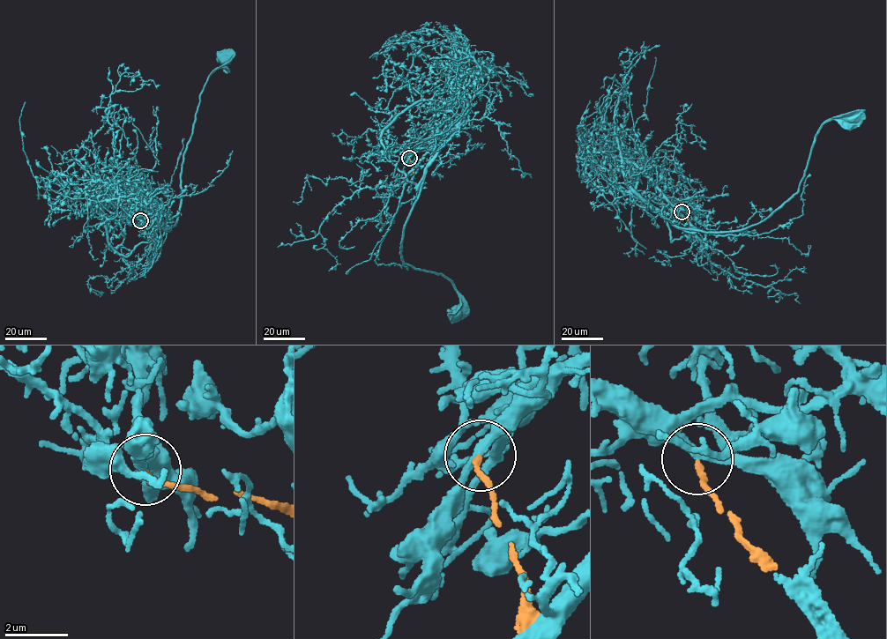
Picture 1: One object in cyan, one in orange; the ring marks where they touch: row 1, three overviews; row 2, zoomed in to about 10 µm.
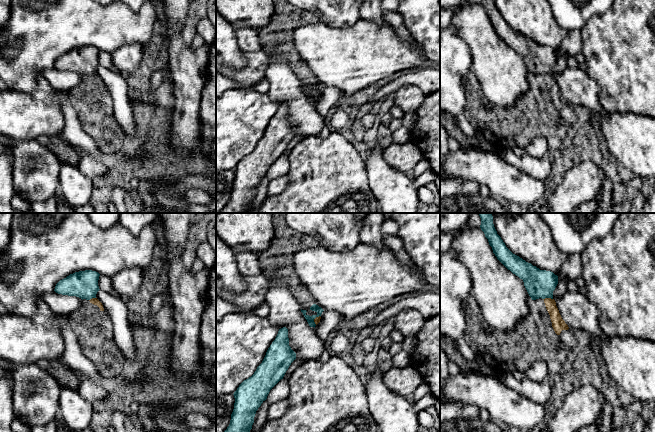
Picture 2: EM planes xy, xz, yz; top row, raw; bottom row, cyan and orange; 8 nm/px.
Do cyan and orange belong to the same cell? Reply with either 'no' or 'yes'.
no

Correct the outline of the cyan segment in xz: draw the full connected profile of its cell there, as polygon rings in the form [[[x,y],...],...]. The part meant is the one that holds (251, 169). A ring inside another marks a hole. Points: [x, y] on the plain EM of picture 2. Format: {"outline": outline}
{"outline": [[[283,103],[254,150],[234,168],[230,200],[220,213],[248,213],[256,187],[267,175],[270,166],[283,155],[295,135],[296,129],[289,122],[288,105]]]}

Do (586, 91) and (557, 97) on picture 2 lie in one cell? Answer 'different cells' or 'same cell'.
different cells

